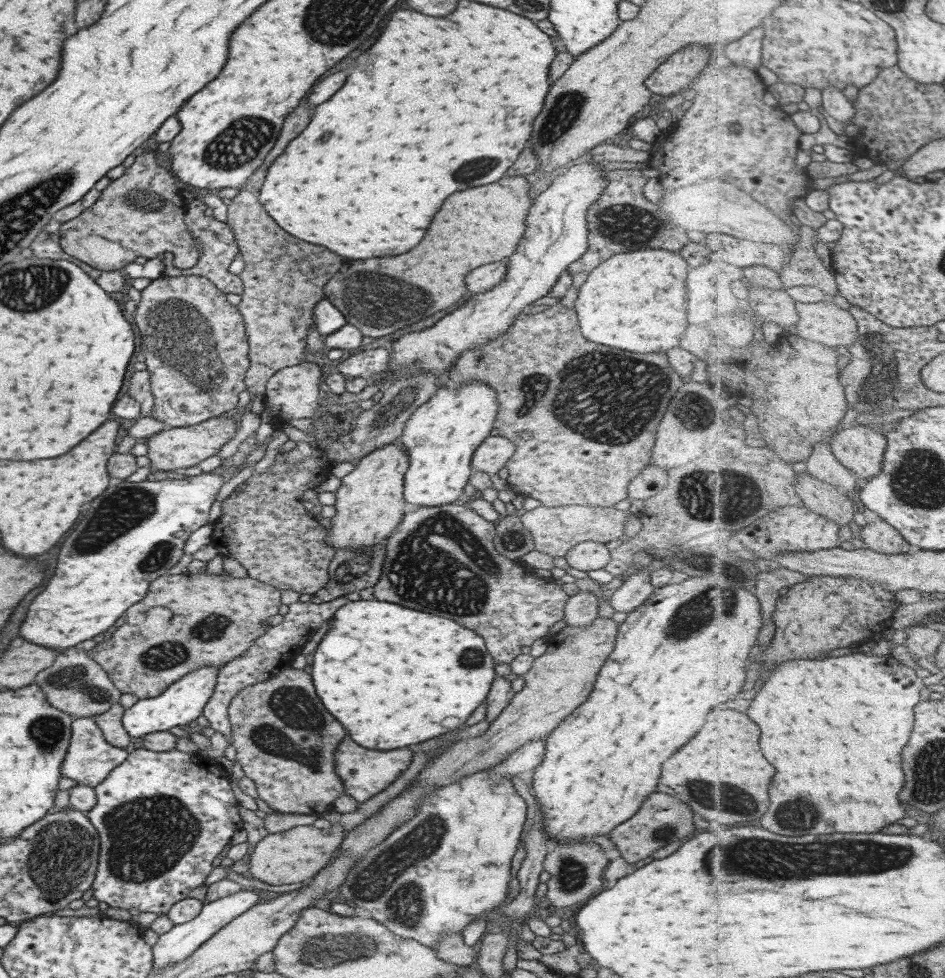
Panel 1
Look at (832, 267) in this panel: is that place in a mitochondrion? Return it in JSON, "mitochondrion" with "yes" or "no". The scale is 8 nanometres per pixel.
{"mitochondrion":"no"}

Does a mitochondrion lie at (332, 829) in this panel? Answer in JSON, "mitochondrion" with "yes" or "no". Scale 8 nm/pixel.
{"mitochondrion":"no"}

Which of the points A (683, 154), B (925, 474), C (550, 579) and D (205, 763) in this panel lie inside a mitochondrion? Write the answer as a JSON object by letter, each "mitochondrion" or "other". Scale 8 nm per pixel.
{"A":"other","B":"mitochondrion","C":"other","D":"other"}

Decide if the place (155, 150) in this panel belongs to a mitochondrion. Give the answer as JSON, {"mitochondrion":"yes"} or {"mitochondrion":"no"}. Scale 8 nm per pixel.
{"mitochondrion":"no"}

